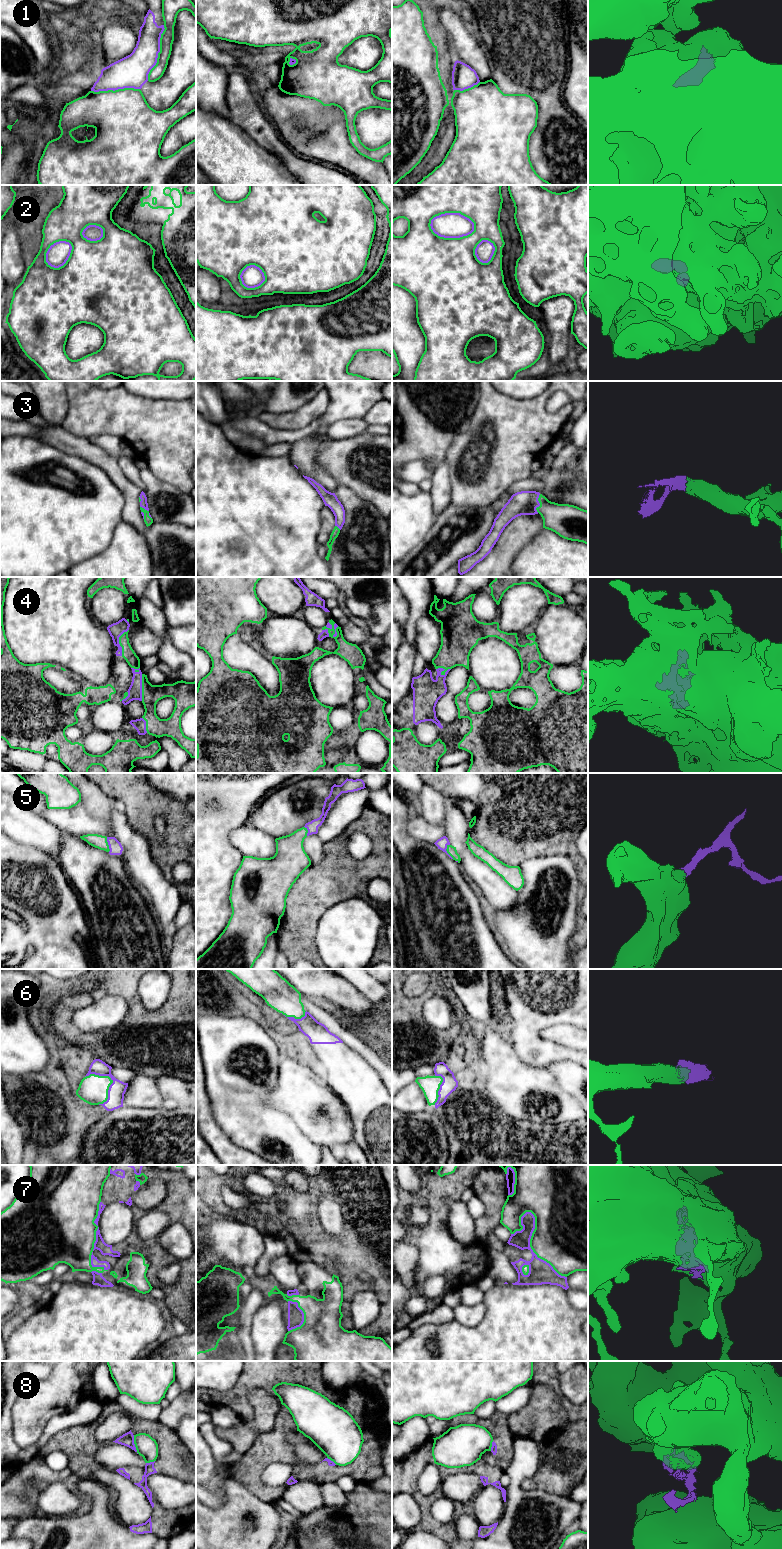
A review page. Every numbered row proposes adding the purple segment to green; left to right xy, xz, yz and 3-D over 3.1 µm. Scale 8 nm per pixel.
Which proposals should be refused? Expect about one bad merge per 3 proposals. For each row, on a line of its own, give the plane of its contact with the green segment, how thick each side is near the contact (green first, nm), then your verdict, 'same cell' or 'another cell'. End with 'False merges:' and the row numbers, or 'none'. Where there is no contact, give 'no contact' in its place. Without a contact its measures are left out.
1: xy | 110/260 nm | same cell
2: yz | 500/200 nm | same cell
3: yz | 260/190 nm | same cell
4: xy | 100/120 nm | same cell
5: yz | 80/90 nm | same cell
6: xy | 240/140 nm | same cell
7: yz | 440/190 nm | another cell
8: xy | 170/110 nm | another cell
False merges: 7, 8

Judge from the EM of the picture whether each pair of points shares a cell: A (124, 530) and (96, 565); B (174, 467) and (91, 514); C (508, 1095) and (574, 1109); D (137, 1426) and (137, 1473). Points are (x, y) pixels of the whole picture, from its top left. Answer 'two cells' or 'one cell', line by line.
A: one cell
B: two cells
C: one cell
D: one cell

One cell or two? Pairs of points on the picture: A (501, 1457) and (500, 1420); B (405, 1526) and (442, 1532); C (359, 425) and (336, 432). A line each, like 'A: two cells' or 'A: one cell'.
A: one cell
B: two cells
C: one cell

